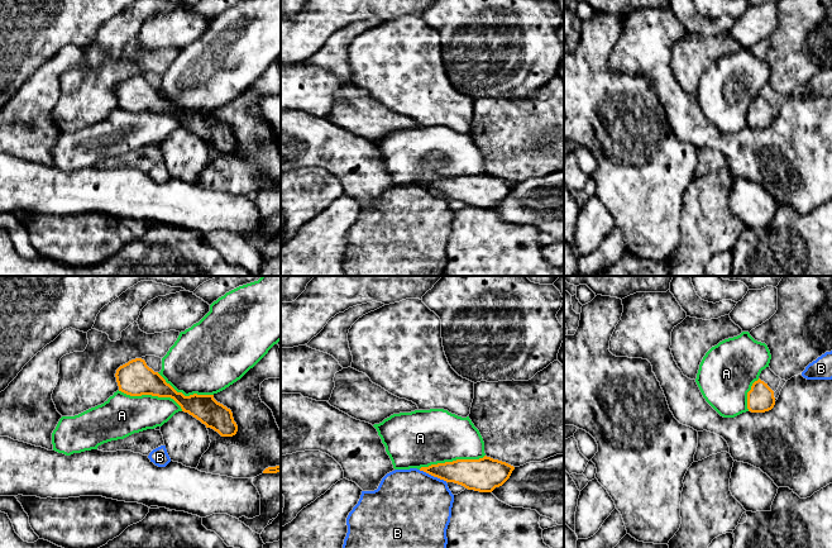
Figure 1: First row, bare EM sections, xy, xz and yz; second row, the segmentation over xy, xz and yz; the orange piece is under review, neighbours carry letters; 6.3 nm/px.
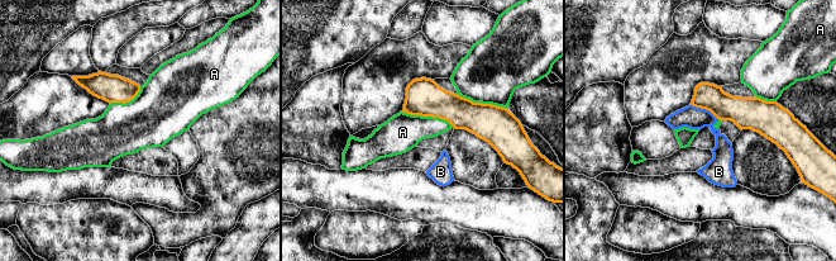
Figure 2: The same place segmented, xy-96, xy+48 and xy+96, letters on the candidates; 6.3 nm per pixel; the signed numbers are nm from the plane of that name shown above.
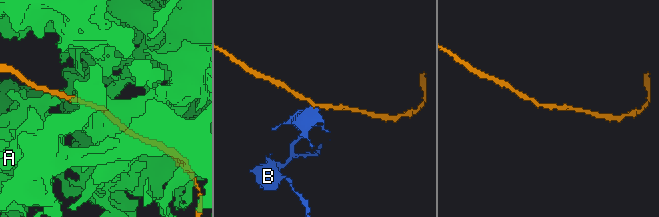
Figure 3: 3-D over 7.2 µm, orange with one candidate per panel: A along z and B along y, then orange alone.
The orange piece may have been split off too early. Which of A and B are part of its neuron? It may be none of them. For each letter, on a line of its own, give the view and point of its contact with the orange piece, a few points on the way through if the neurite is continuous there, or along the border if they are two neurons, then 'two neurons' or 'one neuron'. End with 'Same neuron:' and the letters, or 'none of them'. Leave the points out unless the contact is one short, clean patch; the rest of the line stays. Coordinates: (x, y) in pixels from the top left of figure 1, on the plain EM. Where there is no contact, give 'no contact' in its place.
A: xy (151, 110) | two neurons
B: xz (433, 191) | along xz (419, 186), (446, 198) | two neurons
Same neuron: none of them

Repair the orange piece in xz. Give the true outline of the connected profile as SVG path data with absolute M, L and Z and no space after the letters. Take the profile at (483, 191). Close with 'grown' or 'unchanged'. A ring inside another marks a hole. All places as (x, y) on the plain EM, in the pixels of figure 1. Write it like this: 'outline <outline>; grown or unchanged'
outline M487 172L479 176L456 176L420 185L434 194L479 209L492 209L502 202L513 186L513 182Z; unchanged

